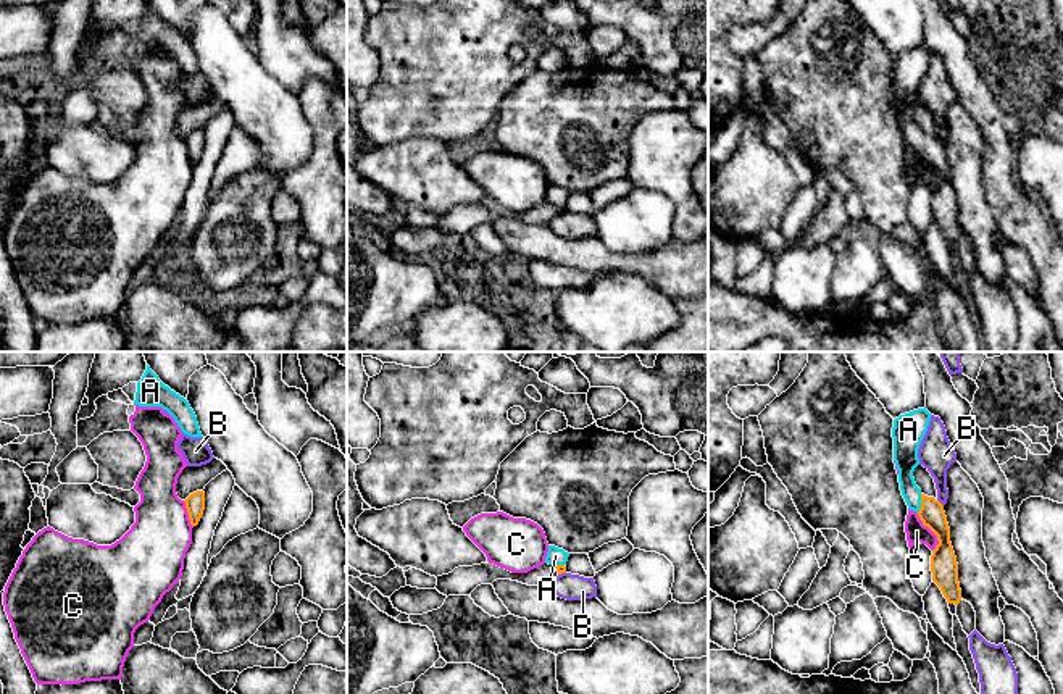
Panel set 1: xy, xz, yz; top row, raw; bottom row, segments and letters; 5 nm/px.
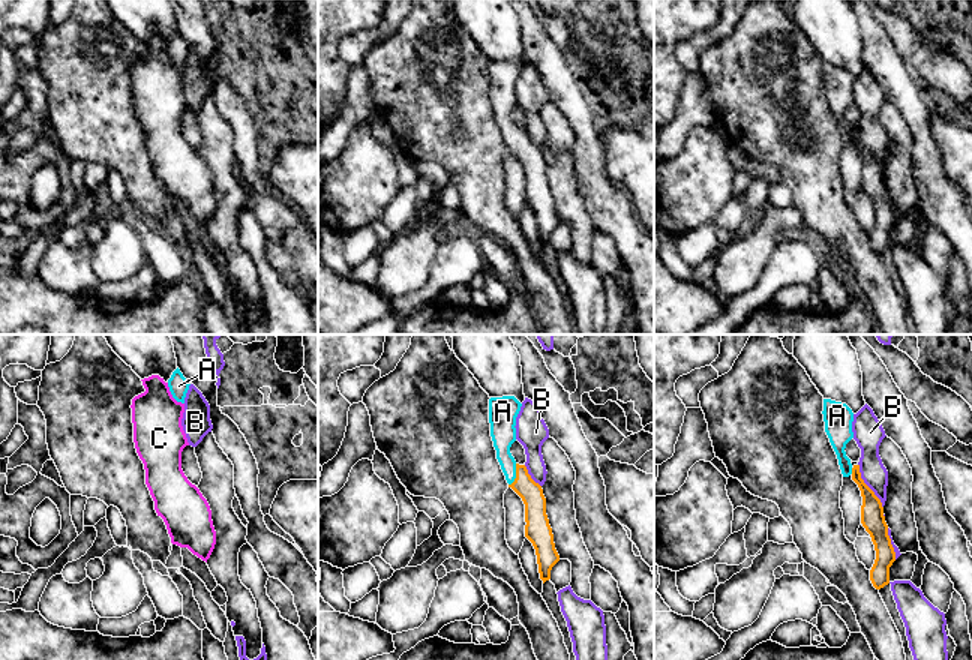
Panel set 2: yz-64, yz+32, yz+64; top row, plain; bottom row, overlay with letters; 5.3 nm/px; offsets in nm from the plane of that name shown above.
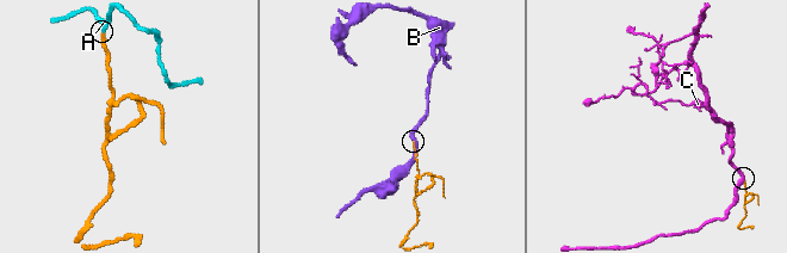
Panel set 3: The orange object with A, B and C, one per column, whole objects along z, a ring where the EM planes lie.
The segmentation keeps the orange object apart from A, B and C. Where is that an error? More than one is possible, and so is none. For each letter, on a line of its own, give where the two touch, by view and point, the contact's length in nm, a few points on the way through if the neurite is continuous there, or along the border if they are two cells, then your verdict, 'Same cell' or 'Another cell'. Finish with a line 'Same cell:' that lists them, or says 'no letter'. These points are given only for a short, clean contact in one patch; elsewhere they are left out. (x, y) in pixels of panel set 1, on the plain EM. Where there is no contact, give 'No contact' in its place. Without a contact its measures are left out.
A: Touches orange at yz (921, 142). Shared border 100 nm. Path across: yz (931, 152), (921, 142), (907, 123), (905, 96). Same cell
B: Touches orange at yz (939, 141). Shared border 50 nm. Another cell
C: Touches orange at yz (933, 170). Shared border 200 nm. Boundary: yz (917, 152), (936, 175), (937, 183), (933, 189). Another cell
Same cell: A

